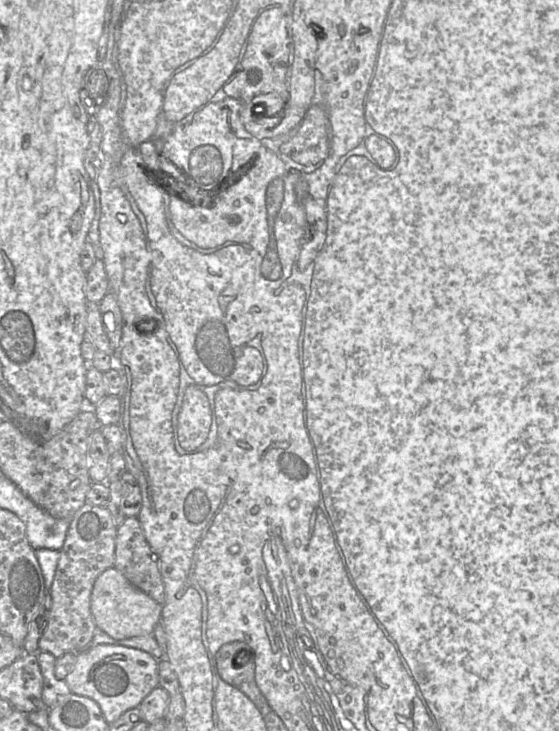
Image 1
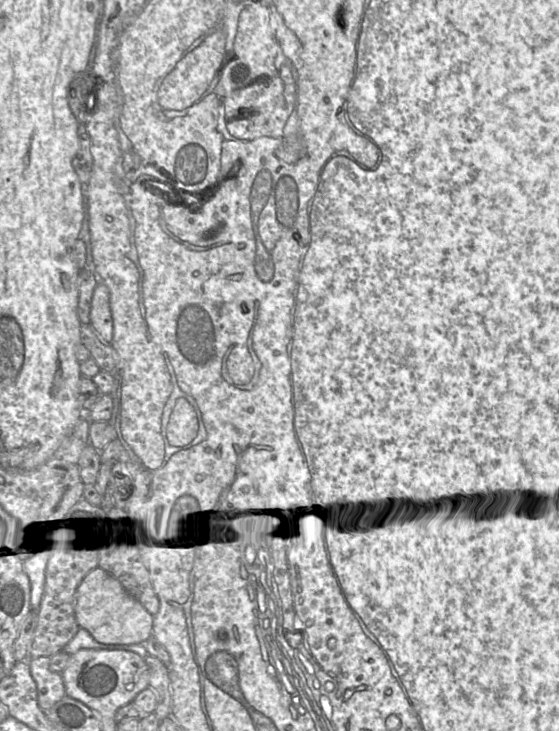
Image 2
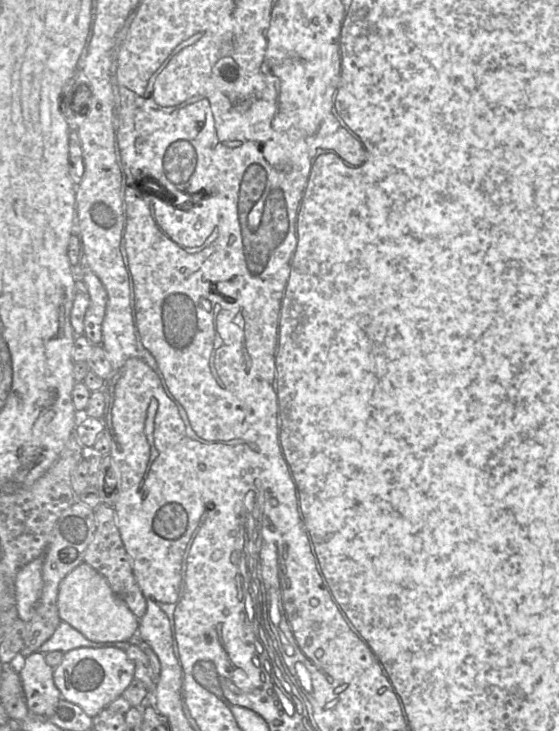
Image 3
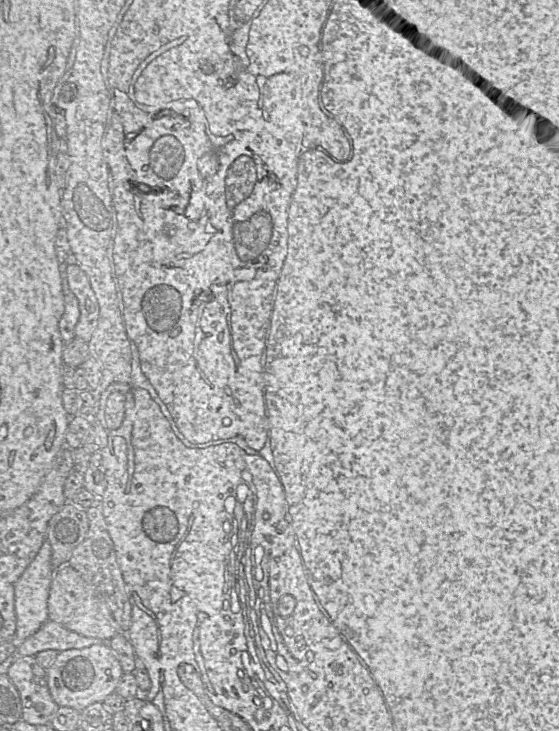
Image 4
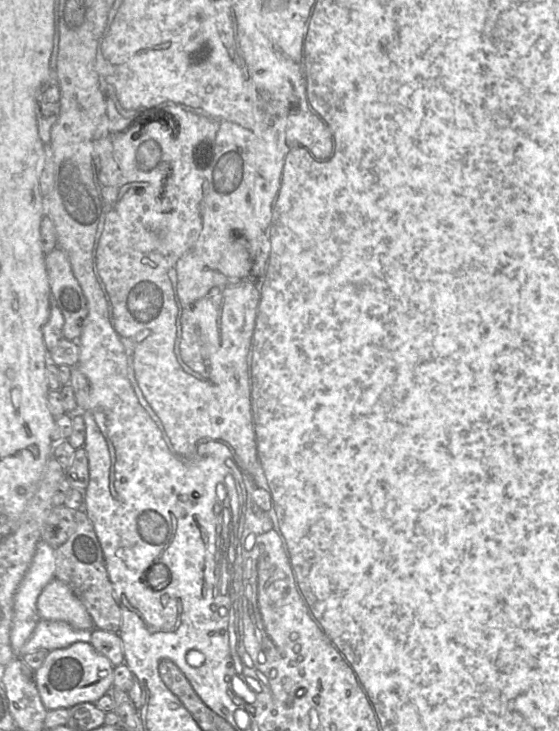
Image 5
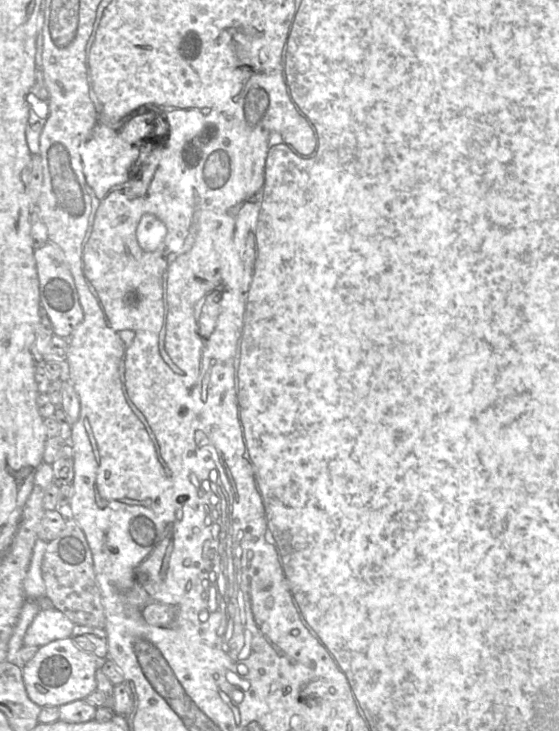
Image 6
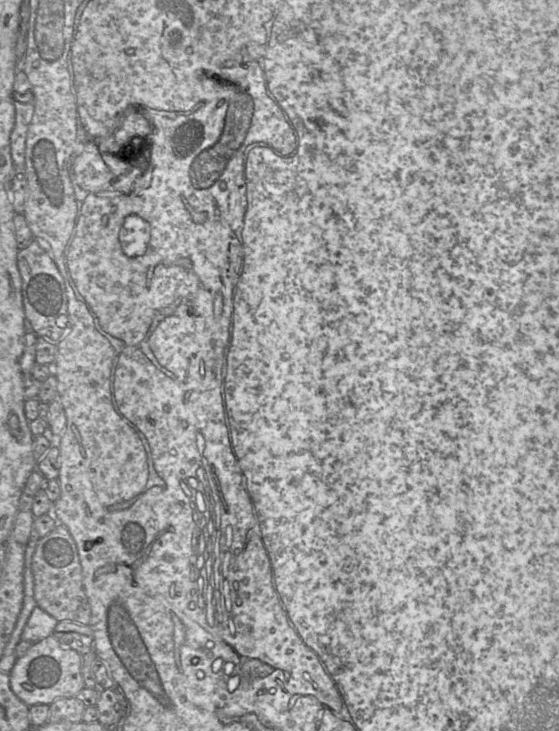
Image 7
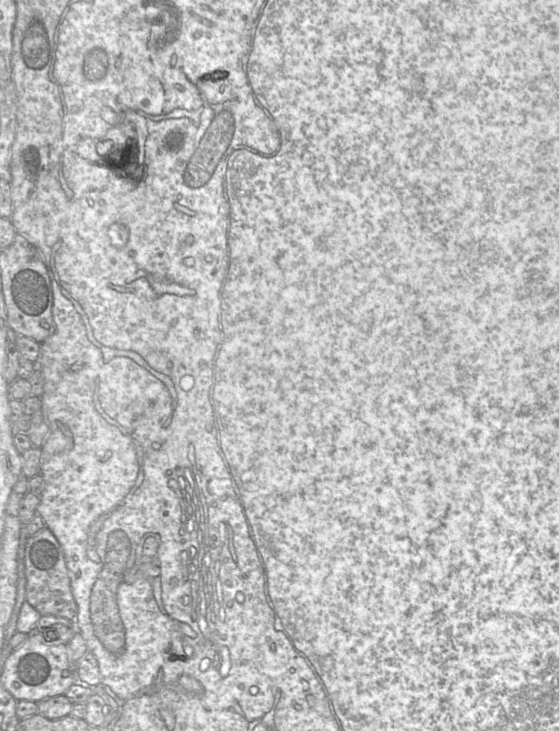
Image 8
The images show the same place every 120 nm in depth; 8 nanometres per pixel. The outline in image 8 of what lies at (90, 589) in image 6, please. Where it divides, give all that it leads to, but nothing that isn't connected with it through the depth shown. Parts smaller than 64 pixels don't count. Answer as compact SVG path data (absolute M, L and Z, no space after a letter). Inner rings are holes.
M43 528L28 537L24 546L24 572L26 579L26 601L41 615L53 615L74 621L77 604L74 600L68 575L66 556L55 535Z

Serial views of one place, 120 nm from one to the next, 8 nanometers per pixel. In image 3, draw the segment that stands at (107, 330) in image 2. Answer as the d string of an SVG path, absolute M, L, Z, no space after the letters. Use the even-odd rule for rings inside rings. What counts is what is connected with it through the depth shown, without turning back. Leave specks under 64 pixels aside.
M86 270L82 280L89 295L89 306L84 317L83 334L95 346L102 342L102 323L107 304L107 291L100 279L90 270Z

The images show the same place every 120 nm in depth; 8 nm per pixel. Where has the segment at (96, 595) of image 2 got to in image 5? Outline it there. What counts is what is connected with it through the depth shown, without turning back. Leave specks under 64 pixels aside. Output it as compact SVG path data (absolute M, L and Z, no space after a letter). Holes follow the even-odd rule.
M53 578L40 593L37 599L37 609L41 619L64 621L80 630L99 629L95 628L90 614L71 588L56 578Z

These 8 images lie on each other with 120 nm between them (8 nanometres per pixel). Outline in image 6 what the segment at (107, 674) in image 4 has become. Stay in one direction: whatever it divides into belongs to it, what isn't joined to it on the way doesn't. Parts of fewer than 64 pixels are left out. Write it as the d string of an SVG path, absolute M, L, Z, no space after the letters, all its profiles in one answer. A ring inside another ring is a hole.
M71 638L54 640L38 648L34 657L22 667L23 681L29 698L39 705L57 706L83 700L96 691L96 671L102 659L80 649Z

